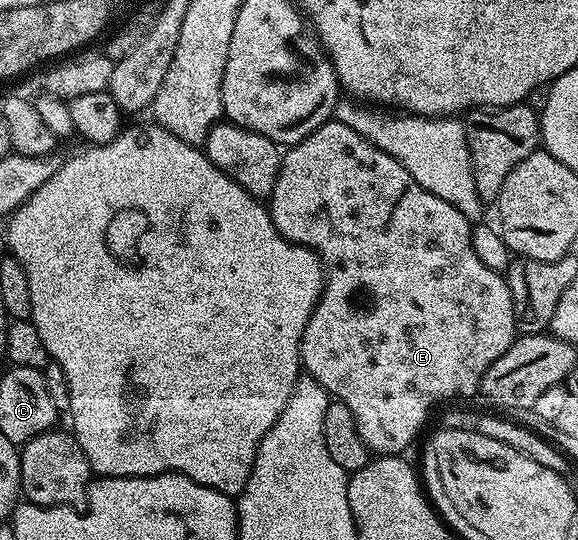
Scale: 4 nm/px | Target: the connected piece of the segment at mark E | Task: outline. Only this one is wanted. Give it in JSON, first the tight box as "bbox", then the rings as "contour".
{"bbox":[268,118,519,456],"contour":[[[330,118],[319,125],[307,138],[292,145],[281,157],[279,178],[275,182],[275,190],[268,205],[273,224],[285,240],[290,240],[302,248],[311,248],[321,259],[323,269],[323,287],[321,299],[309,315],[305,329],[301,334],[301,364],[308,375],[314,376],[329,391],[330,397],[342,400],[353,411],[355,426],[359,430],[359,438],[363,438],[365,447],[377,456],[395,456],[404,453],[404,448],[413,444],[413,439],[421,432],[421,427],[429,420],[436,404],[444,400],[453,400],[456,396],[477,396],[483,374],[490,364],[494,364],[500,356],[513,344],[519,332],[519,321],[513,313],[511,290],[507,286],[504,275],[479,262],[479,254],[471,246],[470,217],[464,216],[451,202],[443,202],[443,198],[435,198],[391,154],[379,150],[365,136],[359,135],[354,128],[341,123],[340,119]]]}

